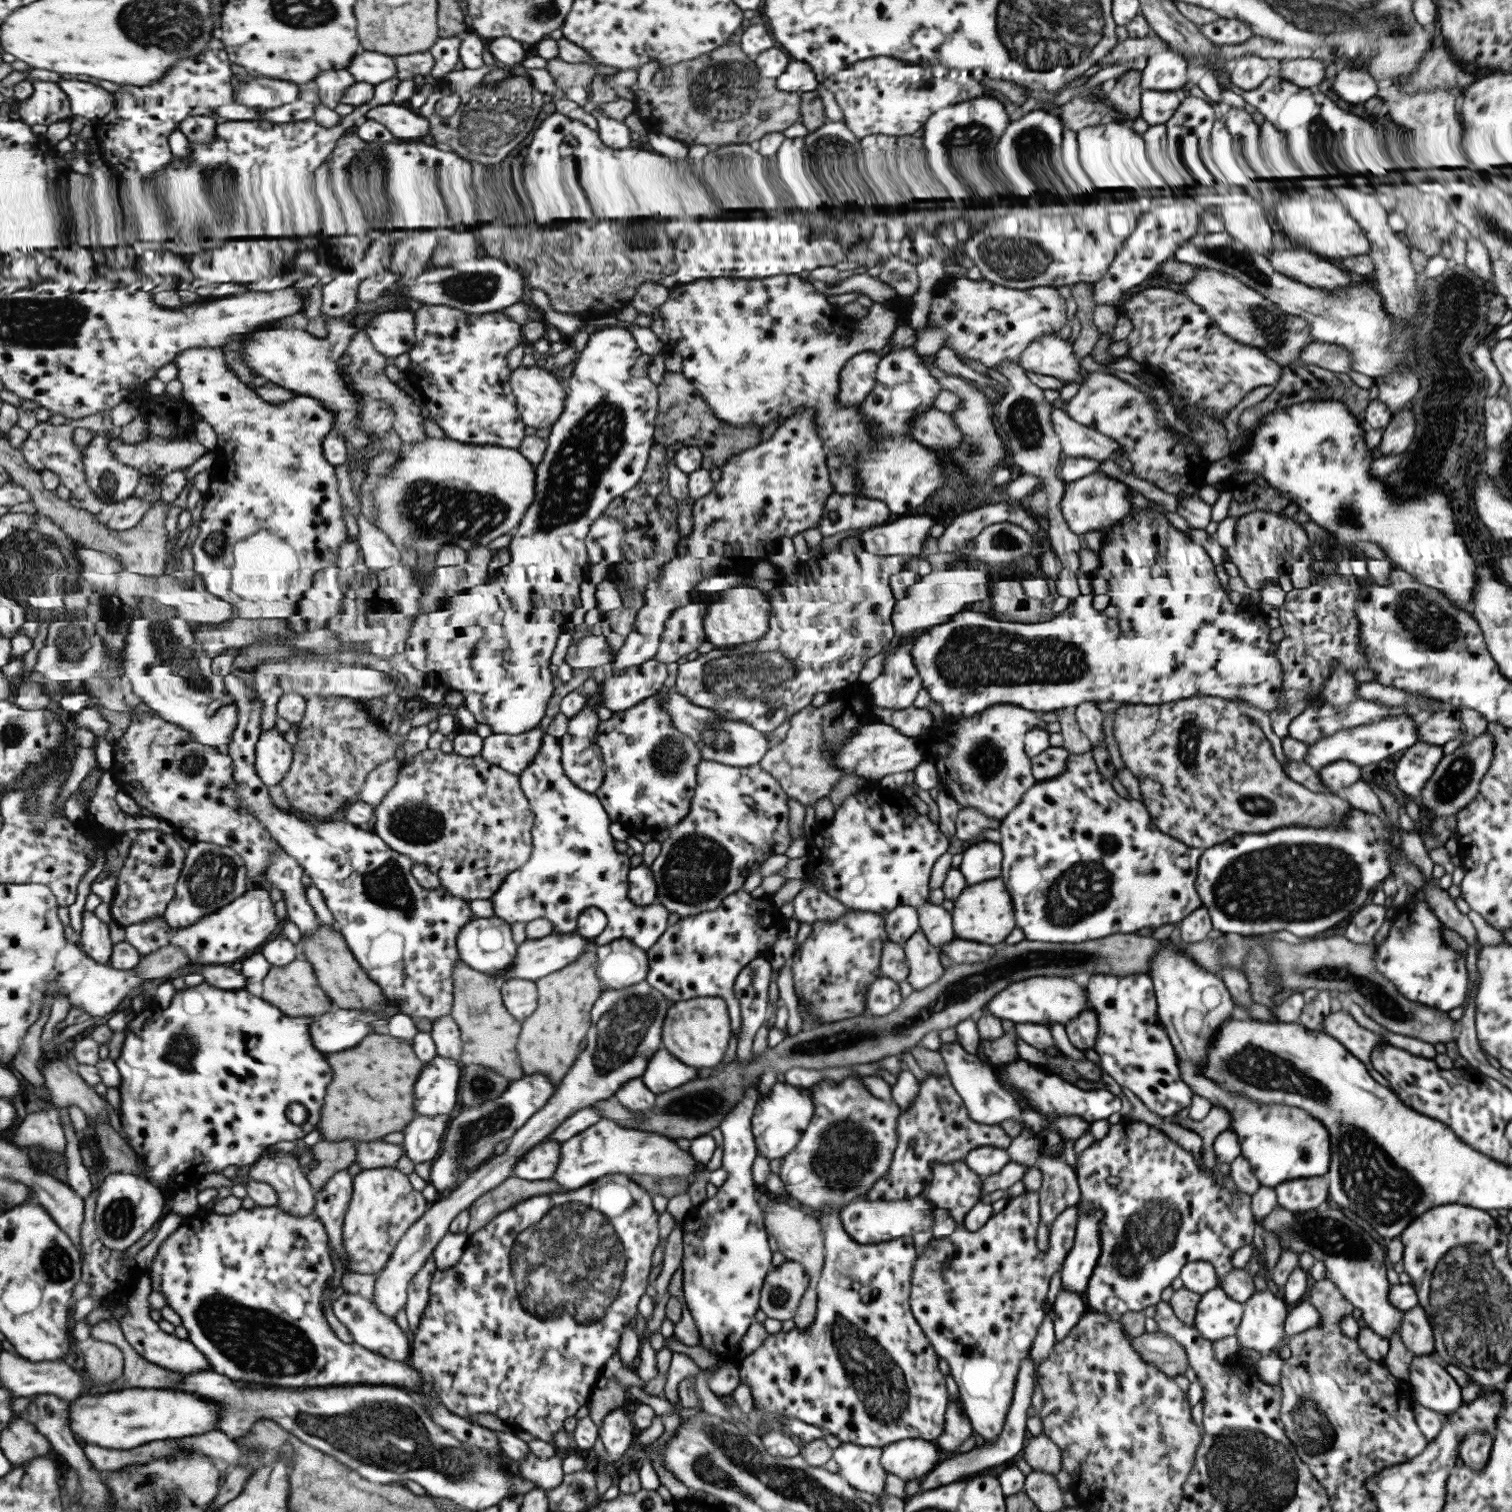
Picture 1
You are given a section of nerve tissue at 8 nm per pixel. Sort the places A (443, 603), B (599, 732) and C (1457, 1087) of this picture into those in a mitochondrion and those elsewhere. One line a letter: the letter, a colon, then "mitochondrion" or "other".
A: other
B: other
C: other

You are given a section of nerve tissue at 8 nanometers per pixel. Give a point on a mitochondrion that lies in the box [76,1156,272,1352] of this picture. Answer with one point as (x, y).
(117, 1219)

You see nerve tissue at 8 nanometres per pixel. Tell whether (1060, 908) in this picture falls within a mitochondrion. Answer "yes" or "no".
yes

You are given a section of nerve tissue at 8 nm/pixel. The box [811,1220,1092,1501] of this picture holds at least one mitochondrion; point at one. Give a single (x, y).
(885, 1401)

